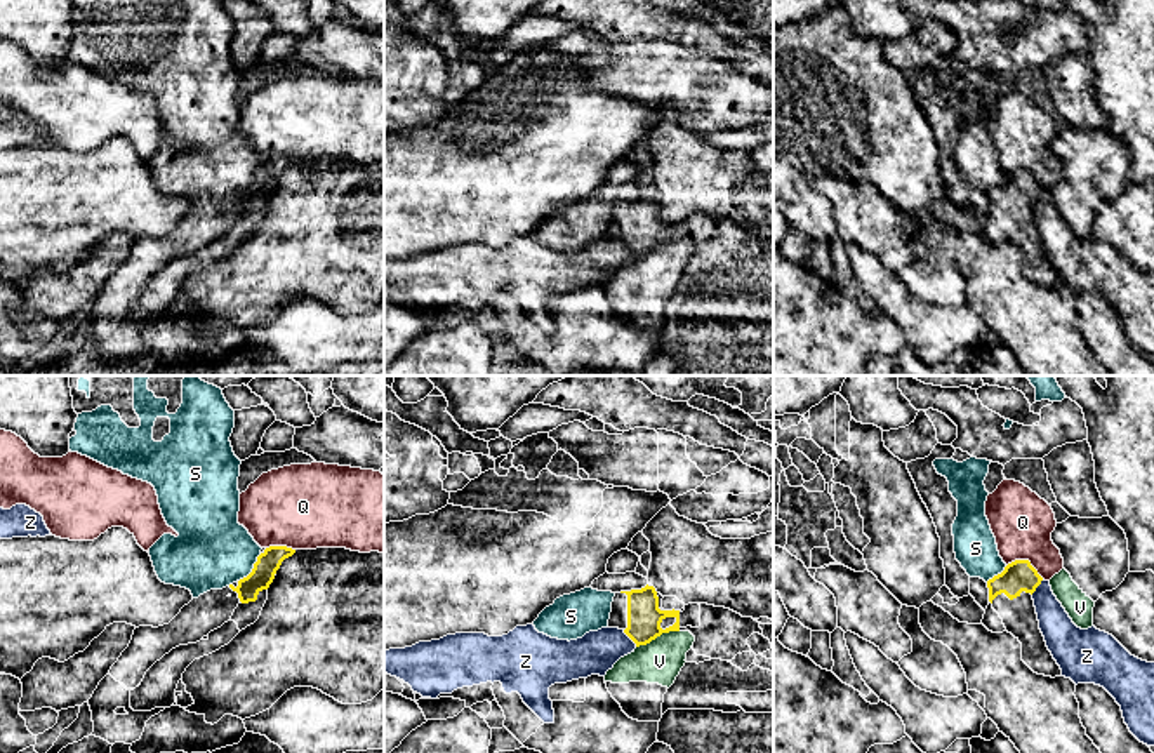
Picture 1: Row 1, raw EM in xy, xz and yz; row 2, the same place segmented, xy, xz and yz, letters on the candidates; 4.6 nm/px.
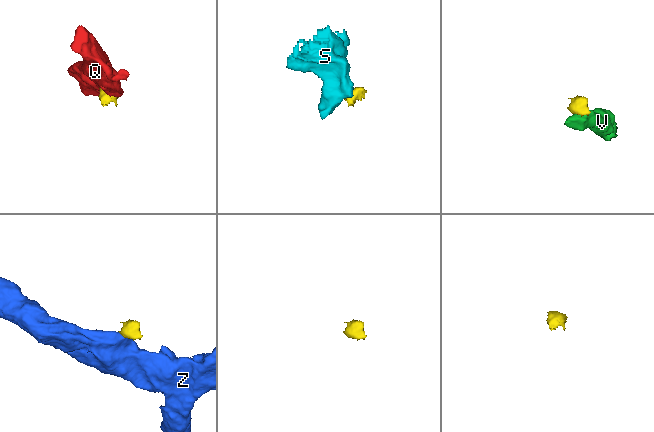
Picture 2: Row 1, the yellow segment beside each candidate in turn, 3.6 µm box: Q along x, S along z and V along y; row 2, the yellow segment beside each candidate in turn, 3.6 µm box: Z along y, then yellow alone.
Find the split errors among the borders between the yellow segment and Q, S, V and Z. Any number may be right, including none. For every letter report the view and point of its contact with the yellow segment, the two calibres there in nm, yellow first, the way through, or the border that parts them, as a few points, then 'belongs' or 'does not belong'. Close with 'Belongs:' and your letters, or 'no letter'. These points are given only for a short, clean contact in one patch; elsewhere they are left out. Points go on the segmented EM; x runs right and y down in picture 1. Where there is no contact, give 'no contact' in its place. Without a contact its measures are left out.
Q: meets yellow in yz at (1026, 560); 150 nm thick on the yellow side, 280 nm on the other; border along yz (1007, 564), (1027, 560), (1043, 578); does not belong
S: meets yellow in xy at (252, 569); 110 nm thick on the yellow side, 360 nm on the other; border along xy (261, 553), (254, 567), (238, 581); does not belong
V: meets yellow in xz at (657, 635); 160 nm thick on the yellow side, 200 nm on the other; border along xz (678, 630), (661, 633), (636, 647); does not belong
Z: meets yellow in xz at (630, 637); 160 nm thick on the yellow side, 200 nm on the other; border along xz (623, 630), (636, 646); does not belong
Belongs: no letter

